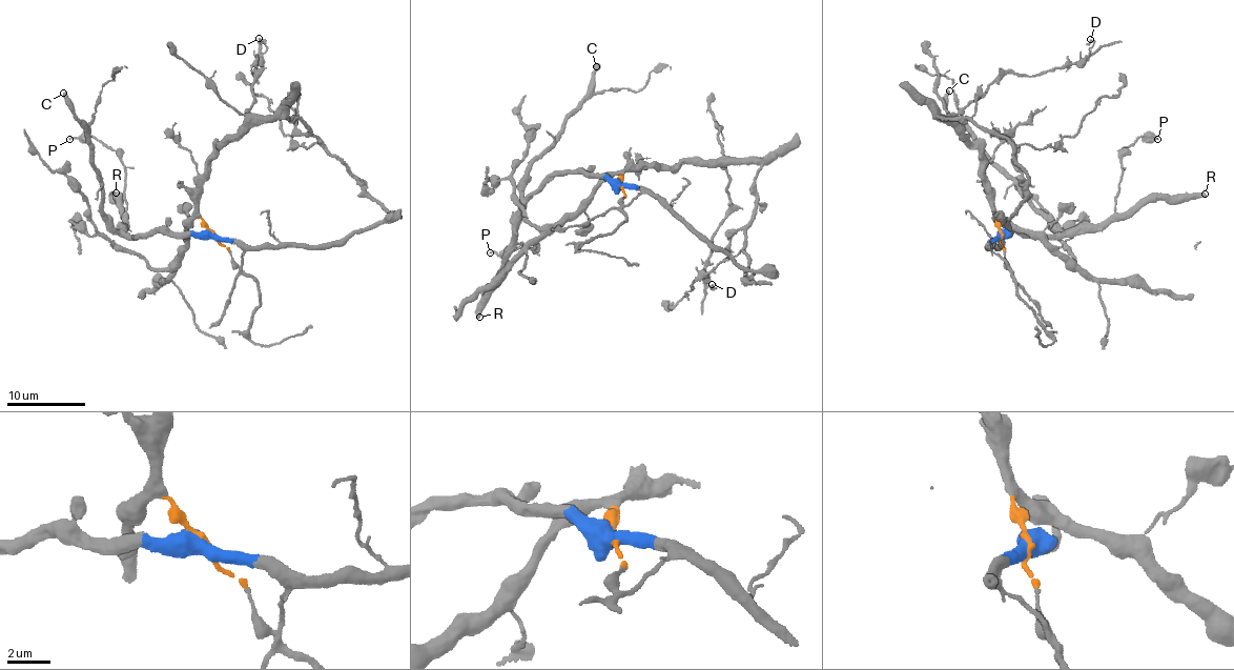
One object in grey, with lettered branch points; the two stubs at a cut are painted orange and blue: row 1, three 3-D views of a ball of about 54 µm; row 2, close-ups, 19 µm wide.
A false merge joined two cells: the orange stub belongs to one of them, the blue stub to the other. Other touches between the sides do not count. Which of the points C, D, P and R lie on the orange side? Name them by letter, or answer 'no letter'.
D

